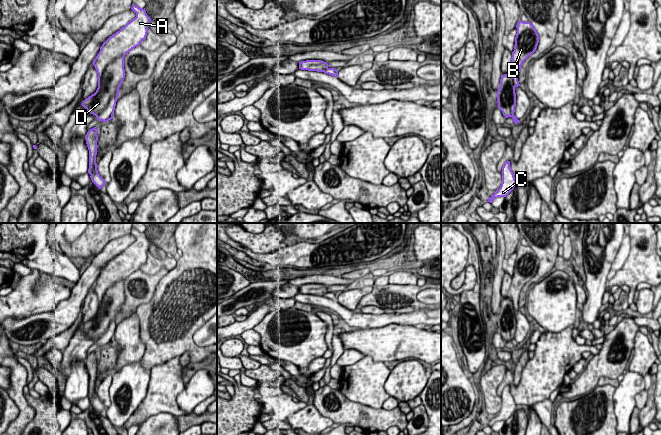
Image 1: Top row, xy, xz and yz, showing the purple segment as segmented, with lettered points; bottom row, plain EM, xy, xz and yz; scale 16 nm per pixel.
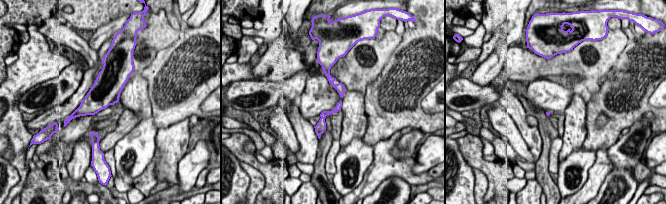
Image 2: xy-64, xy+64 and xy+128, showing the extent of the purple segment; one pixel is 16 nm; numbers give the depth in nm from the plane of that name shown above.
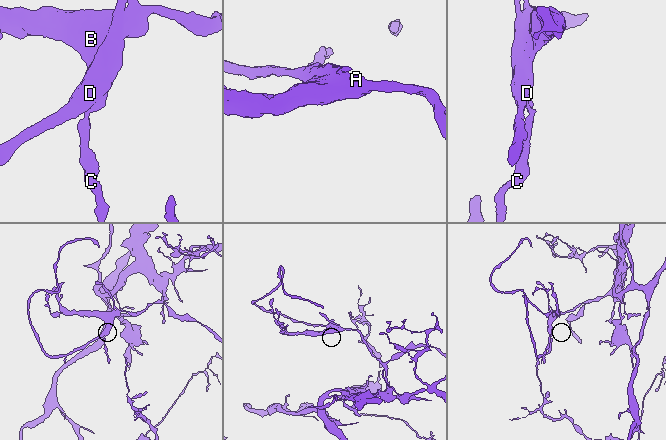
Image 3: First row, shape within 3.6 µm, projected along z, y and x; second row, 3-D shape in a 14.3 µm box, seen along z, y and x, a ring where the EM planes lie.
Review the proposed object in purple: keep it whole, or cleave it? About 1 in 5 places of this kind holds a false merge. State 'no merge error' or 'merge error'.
merge error

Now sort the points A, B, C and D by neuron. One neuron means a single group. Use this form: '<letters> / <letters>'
A B C / D

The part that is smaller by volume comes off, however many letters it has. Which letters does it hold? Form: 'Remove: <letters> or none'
Remove: D

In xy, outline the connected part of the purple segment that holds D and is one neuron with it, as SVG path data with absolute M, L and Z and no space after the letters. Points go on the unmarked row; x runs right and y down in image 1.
M125 279L118 281L106 290L96 316L82 327L85 334L96 341L106 333L112 319L119 320L119 312L126 299L124 281Z

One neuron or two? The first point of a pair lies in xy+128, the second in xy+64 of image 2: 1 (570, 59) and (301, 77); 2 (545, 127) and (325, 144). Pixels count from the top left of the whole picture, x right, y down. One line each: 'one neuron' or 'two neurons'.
1: two neurons
2: one neuron

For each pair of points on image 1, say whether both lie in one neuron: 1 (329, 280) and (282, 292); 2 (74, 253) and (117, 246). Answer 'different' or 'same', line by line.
1: same
2: different

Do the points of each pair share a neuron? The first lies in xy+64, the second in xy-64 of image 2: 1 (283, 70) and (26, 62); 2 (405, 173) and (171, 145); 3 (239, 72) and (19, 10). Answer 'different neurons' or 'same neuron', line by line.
1: same neuron
2: same neuron
3: different neurons

